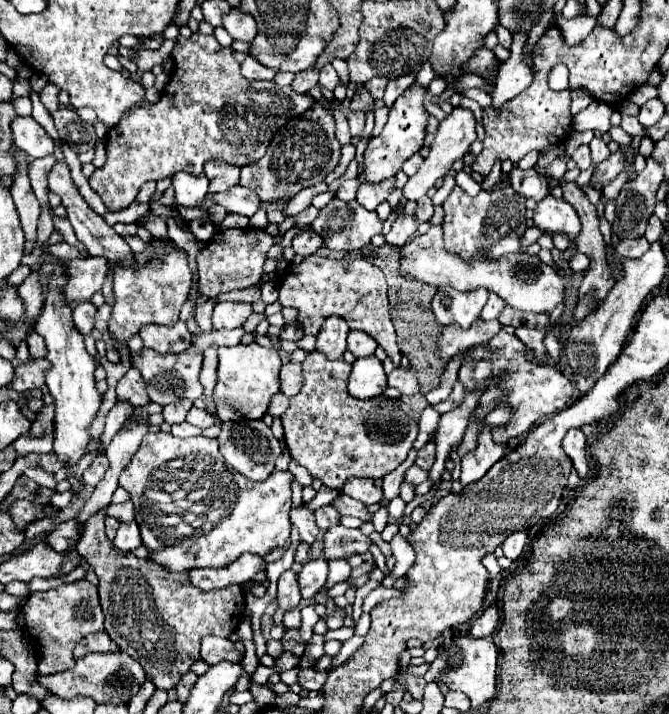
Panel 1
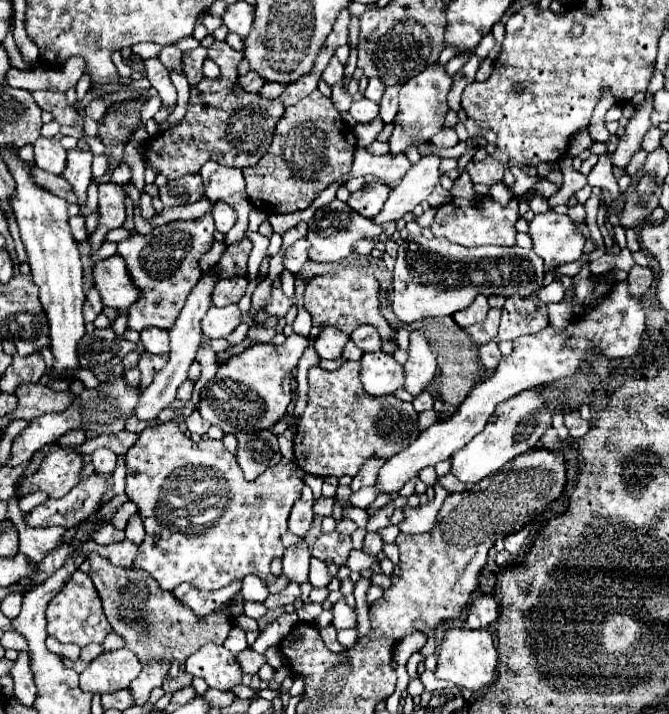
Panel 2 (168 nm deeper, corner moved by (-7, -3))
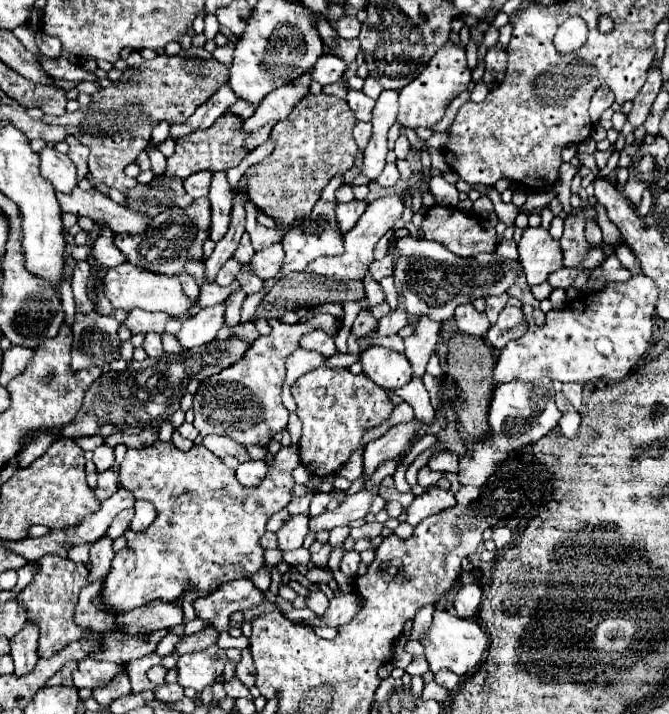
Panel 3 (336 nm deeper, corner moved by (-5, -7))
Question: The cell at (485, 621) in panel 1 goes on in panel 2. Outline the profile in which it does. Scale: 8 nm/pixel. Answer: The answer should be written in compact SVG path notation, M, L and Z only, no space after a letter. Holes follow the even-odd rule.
M481 596L469 606L469 618L467 626L473 630L489 628L499 618L499 604L493 596Z

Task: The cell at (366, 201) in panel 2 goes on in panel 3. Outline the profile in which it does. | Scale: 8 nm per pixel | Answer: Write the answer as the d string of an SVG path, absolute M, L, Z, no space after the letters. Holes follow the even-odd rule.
M353 200L353 202L347 202L347 204L337 204L335 208L335 218L339 222L339 230L347 232L355 226L355 222L359 220L359 216L365 212L367 208L367 202L359 202L359 200Z

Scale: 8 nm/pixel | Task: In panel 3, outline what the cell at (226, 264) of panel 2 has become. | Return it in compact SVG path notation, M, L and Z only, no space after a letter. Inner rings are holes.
M245 232L243 238L241 238L241 242L239 242L239 246L237 246L237 250L235 250L235 258L237 258L241 264L245 264L245 262L251 260L253 254L255 254L255 250L253 250L253 246L251 246L249 234Z

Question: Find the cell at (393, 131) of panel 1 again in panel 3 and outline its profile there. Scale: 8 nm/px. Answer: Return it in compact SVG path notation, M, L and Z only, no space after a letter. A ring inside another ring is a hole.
M447 42L443 50L435 52L435 58L427 64L427 68L399 92L399 116L397 122L401 126L409 128L431 128L443 118L443 112L451 98L457 98L463 90L467 90L471 82L471 70L467 66L467 56L465 56L465 46L463 44L453 44Z

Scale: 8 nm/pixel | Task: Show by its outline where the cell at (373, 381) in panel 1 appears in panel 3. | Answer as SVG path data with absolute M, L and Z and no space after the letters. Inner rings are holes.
M371 346L361 354L363 372L381 388L401 388L405 386L413 374L411 364L407 362L405 354L399 354L391 348Z

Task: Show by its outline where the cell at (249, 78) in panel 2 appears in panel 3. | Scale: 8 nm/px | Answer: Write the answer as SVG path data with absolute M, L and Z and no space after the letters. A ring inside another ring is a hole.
M227 84L221 86L203 106L199 106L199 110L195 110L195 114L187 122L171 124L169 136L177 142L179 138L183 138L195 130L207 130L233 102L237 102L237 96L231 92L231 88Z

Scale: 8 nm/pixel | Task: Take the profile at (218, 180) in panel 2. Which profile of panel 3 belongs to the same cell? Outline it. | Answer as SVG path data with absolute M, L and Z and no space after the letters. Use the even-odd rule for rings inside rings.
M195 172L191 178L183 180L183 186L191 198L203 198L209 194L209 182L211 182L211 172Z

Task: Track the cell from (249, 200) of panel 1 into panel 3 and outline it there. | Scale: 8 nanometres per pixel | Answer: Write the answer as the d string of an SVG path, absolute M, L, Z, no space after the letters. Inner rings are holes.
M75 188L73 194L57 194L57 200L61 204L63 212L71 212L75 216L89 216L95 222L103 222L109 226L115 234L119 232L133 232L141 234L151 216L141 216L137 212L125 210L123 206L111 202L103 192L91 188L89 192L83 192L81 188Z

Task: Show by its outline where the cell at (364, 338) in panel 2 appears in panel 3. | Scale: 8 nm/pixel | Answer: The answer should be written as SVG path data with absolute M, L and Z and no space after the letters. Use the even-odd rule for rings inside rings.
M365 308L365 310L361 310L361 312L357 314L357 318L355 318L355 322L353 322L353 332L357 334L357 338L363 338L363 336L367 336L369 332L373 332L375 326L377 326L377 320L373 318L371 308Z

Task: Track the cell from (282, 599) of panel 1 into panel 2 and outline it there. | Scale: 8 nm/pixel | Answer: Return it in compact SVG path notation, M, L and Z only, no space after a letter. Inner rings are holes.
M301 544L297 550L287 548L283 556L283 574L287 576L289 582L303 584L309 580L309 558L311 552L307 544Z

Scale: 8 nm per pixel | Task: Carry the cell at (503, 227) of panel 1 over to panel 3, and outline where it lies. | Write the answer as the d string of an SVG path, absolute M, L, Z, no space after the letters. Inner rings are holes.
M431 206L423 218L425 240L435 240L461 258L495 250L495 228L485 230L477 216L451 206Z

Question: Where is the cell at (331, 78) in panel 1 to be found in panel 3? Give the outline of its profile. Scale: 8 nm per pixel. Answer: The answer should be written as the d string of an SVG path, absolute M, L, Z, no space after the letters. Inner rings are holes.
M323 54L317 62L315 62L315 66L313 66L313 80L315 82L319 82L321 86L325 86L325 84L333 84L333 82L337 82L341 76L343 76L343 72L345 72L345 62L341 60L341 58L337 58L337 56L333 56L333 54Z

